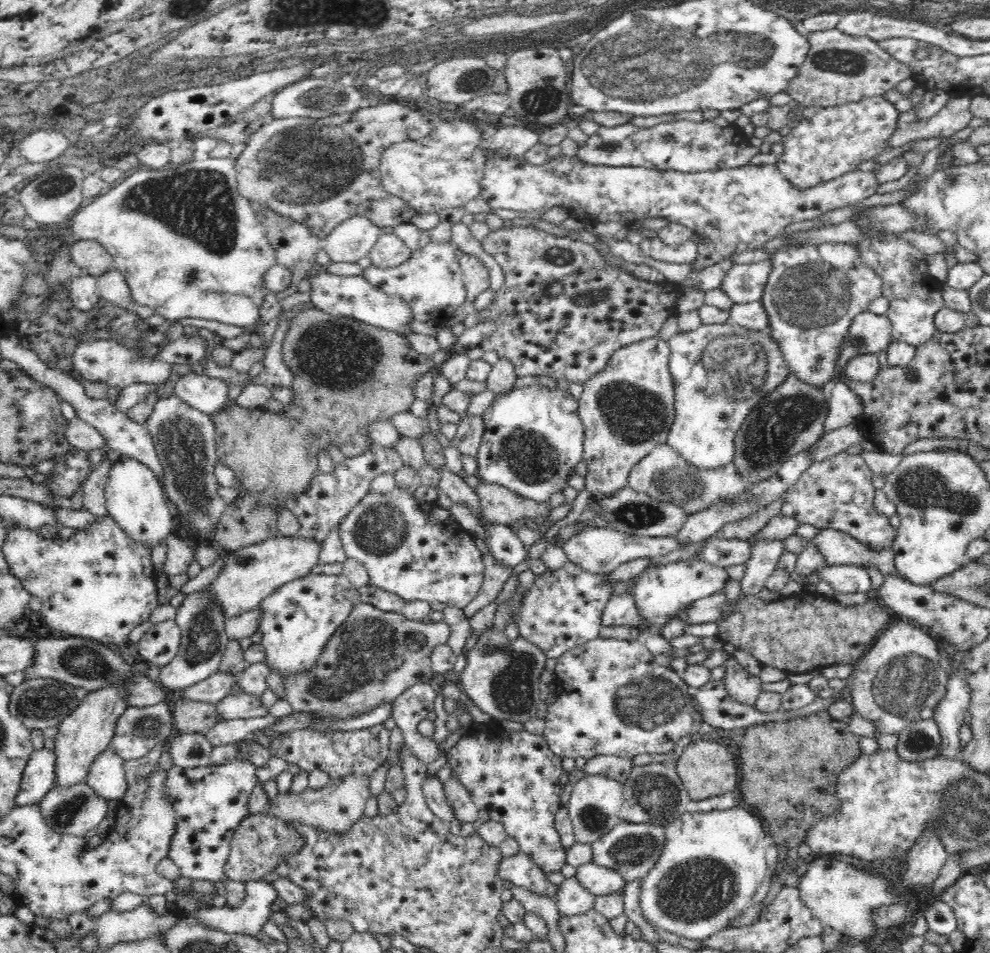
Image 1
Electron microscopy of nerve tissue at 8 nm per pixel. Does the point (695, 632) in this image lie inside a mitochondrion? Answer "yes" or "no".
no

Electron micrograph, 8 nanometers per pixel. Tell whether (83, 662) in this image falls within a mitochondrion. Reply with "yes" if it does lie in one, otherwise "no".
yes

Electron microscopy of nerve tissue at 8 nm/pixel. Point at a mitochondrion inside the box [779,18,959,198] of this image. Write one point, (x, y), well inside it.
(850, 63)

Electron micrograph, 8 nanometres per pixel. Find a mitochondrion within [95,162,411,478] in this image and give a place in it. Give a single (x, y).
(199, 204)

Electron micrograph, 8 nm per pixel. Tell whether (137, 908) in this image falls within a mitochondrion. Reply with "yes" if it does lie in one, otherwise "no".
no

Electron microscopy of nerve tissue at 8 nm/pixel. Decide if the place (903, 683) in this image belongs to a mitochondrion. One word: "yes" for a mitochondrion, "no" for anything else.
yes

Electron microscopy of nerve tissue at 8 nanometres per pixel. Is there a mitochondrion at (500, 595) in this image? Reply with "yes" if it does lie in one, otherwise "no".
no

